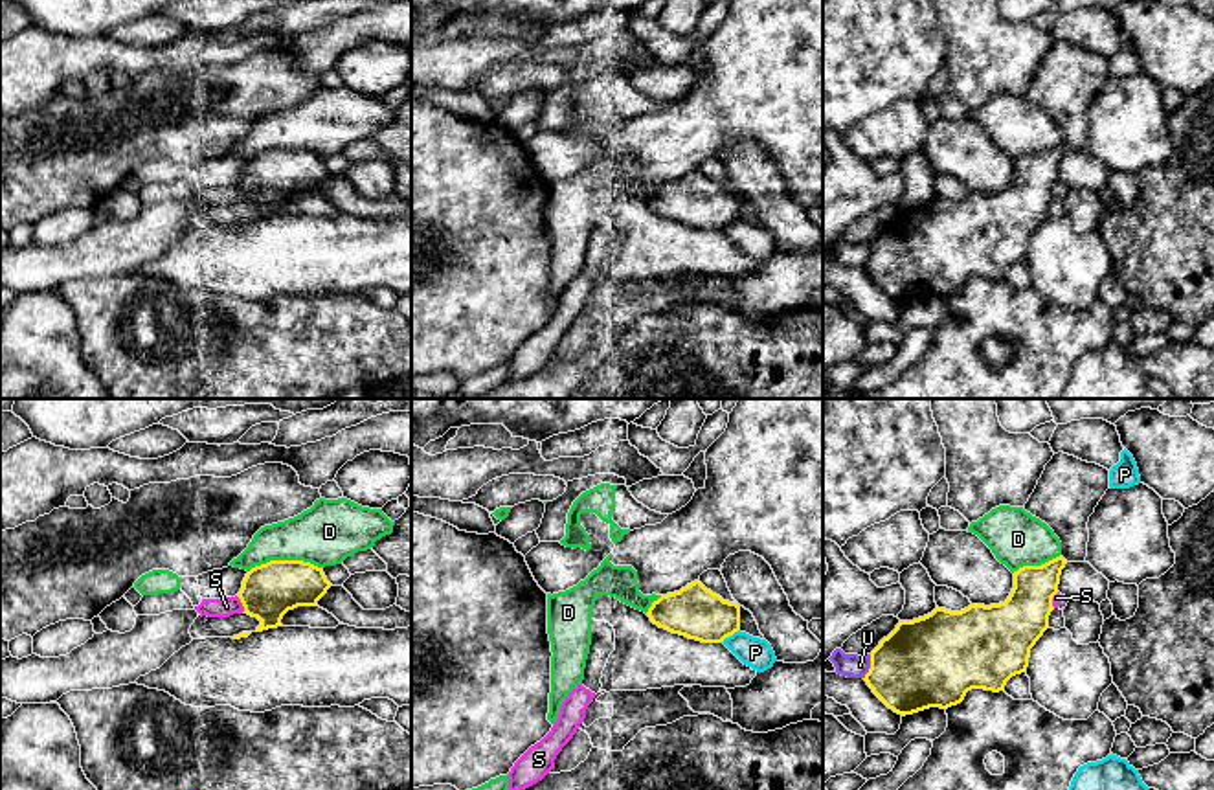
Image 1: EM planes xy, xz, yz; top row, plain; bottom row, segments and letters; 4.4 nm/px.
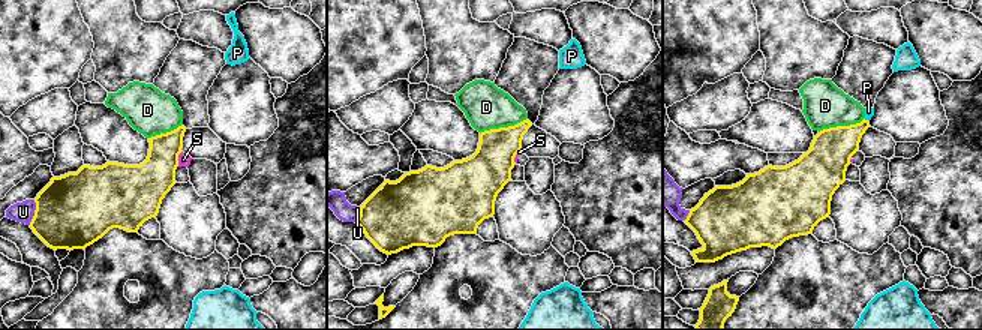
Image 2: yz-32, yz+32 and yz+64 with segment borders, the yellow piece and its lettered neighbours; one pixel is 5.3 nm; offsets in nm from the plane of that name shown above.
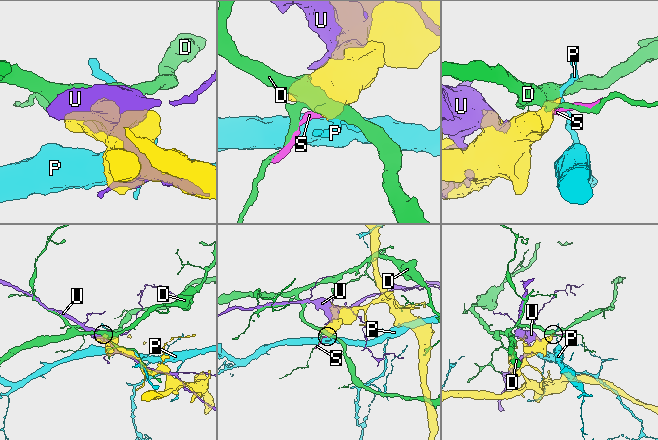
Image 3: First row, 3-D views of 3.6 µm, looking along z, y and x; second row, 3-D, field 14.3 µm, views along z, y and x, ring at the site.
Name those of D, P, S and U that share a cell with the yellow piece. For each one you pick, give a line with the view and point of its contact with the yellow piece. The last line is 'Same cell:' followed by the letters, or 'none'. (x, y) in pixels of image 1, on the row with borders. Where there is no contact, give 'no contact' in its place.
Same cell: none

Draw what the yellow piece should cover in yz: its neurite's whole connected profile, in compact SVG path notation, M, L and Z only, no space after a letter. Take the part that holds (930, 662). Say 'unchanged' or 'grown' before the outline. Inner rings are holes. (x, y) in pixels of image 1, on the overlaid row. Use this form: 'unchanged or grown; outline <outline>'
unchanged; outline M1060 555L1041 566L1014 571L1014 588L1005 603L970 604L961 612L935 608L931 614L900 621L871 652L865 674L872 693L894 713L905 717L929 707L948 709L972 689L1005 691L1006 682L1027 671L1030 649L1049 628L1060 575L1067 560Z

